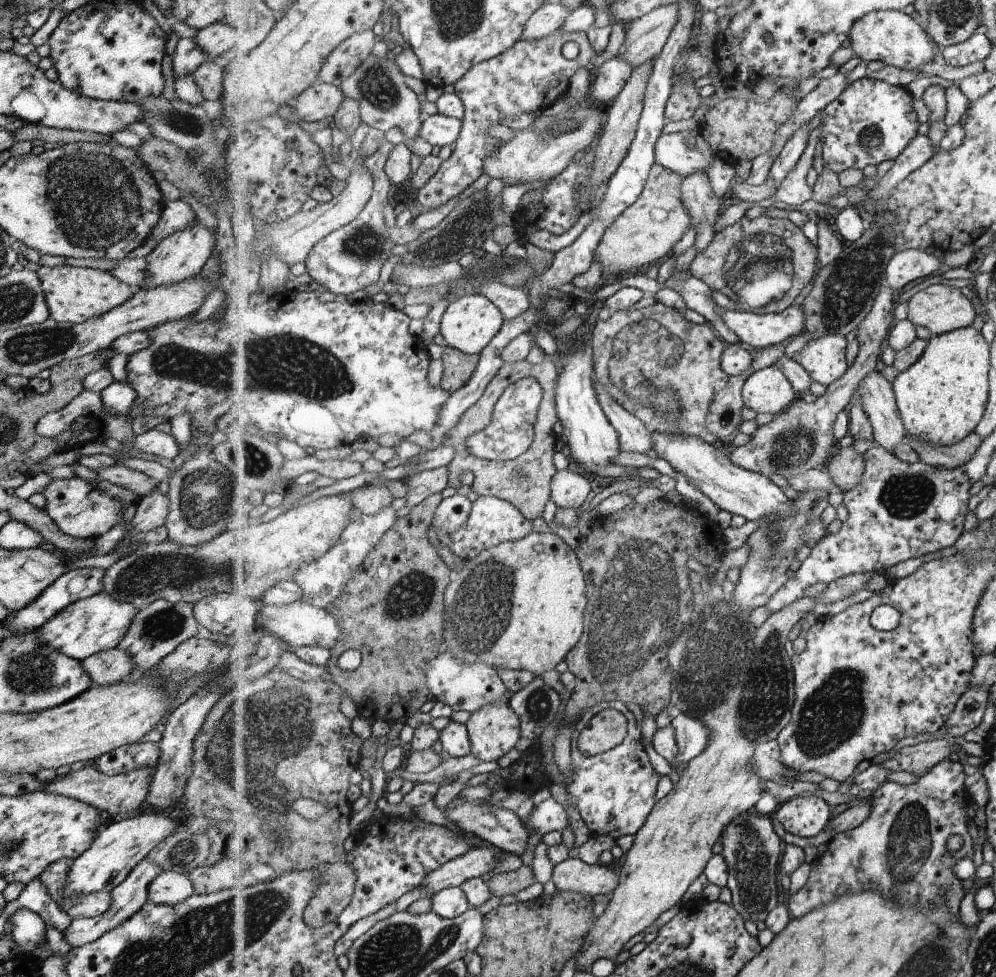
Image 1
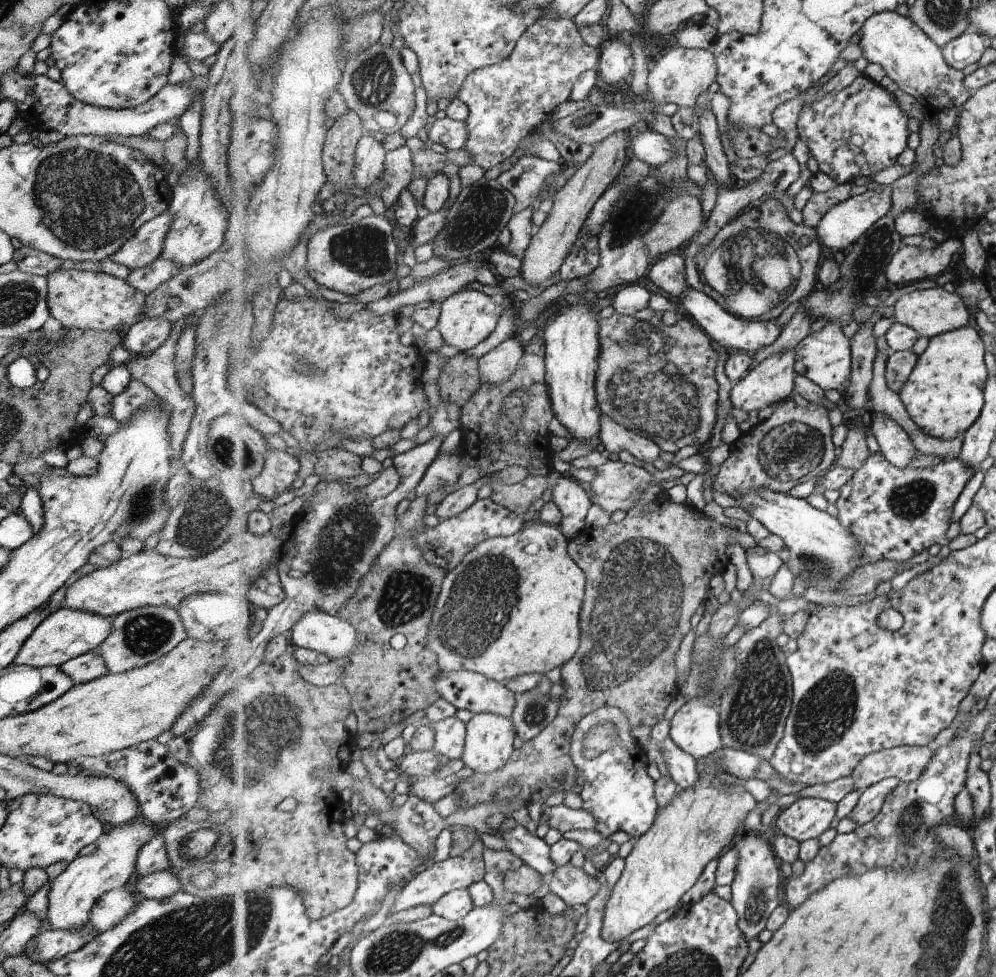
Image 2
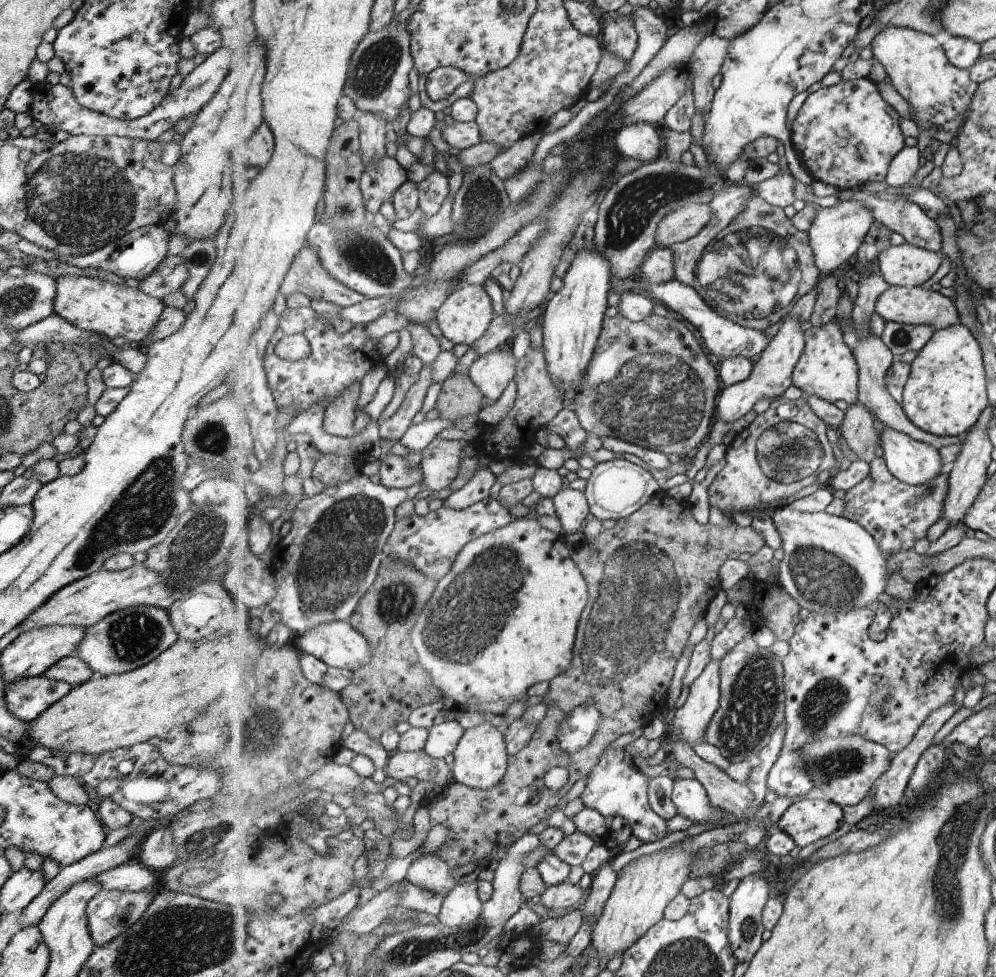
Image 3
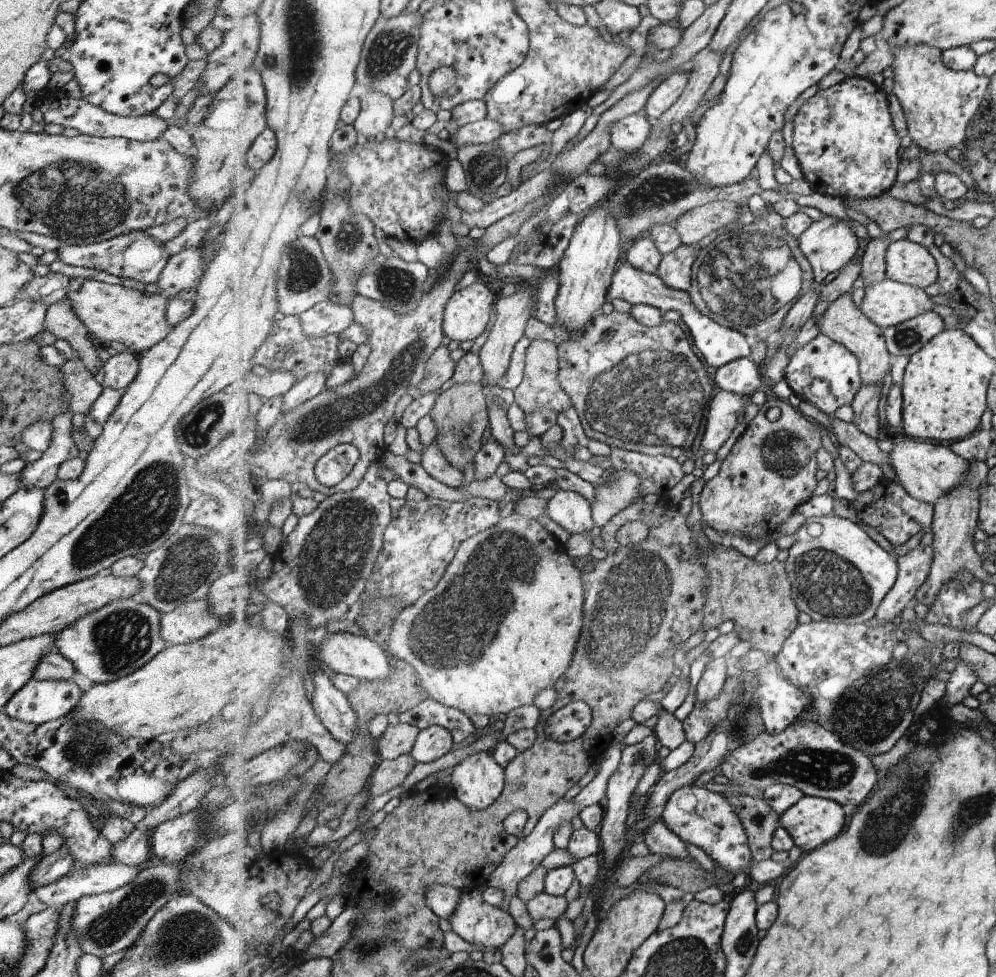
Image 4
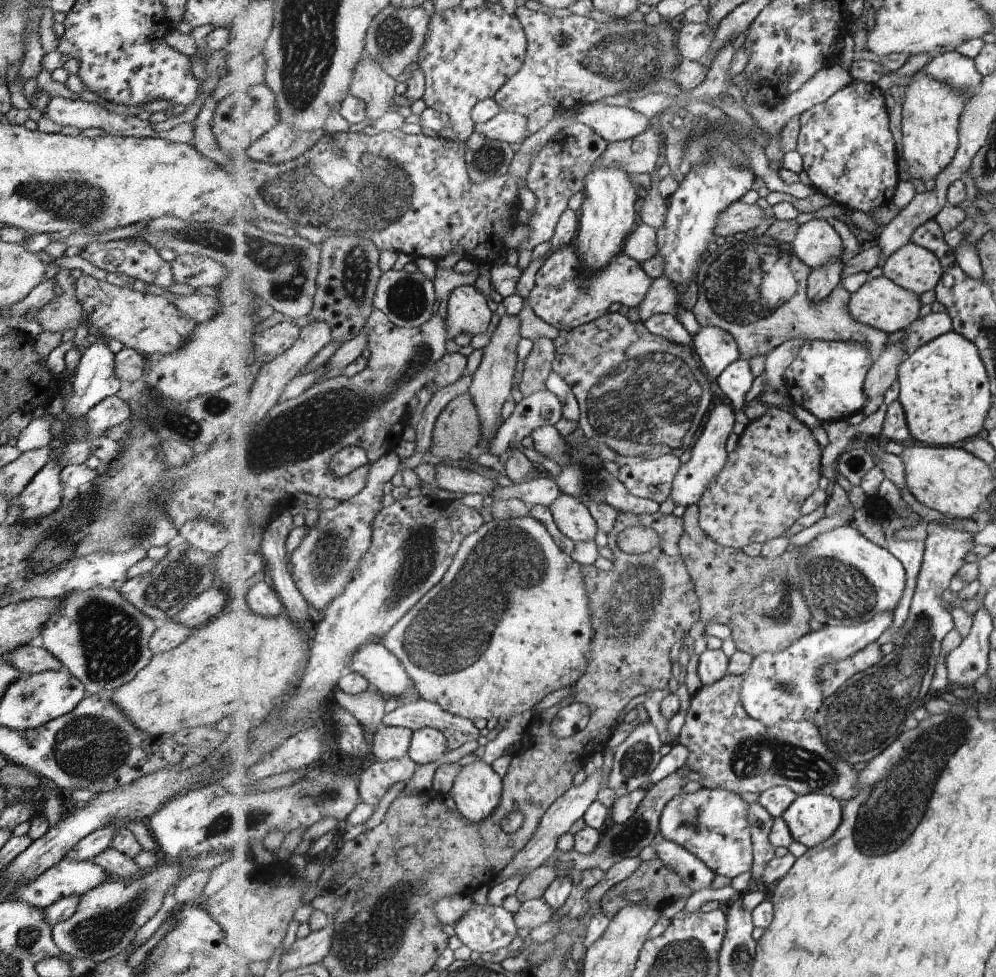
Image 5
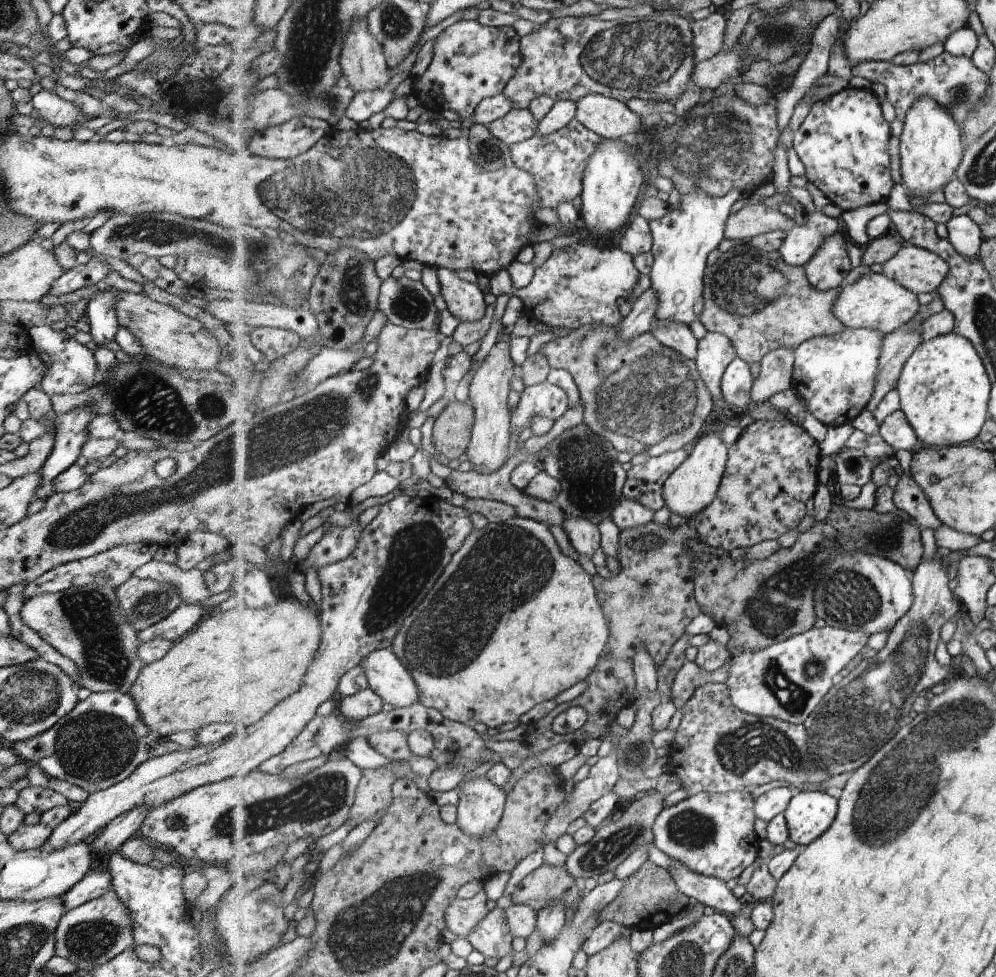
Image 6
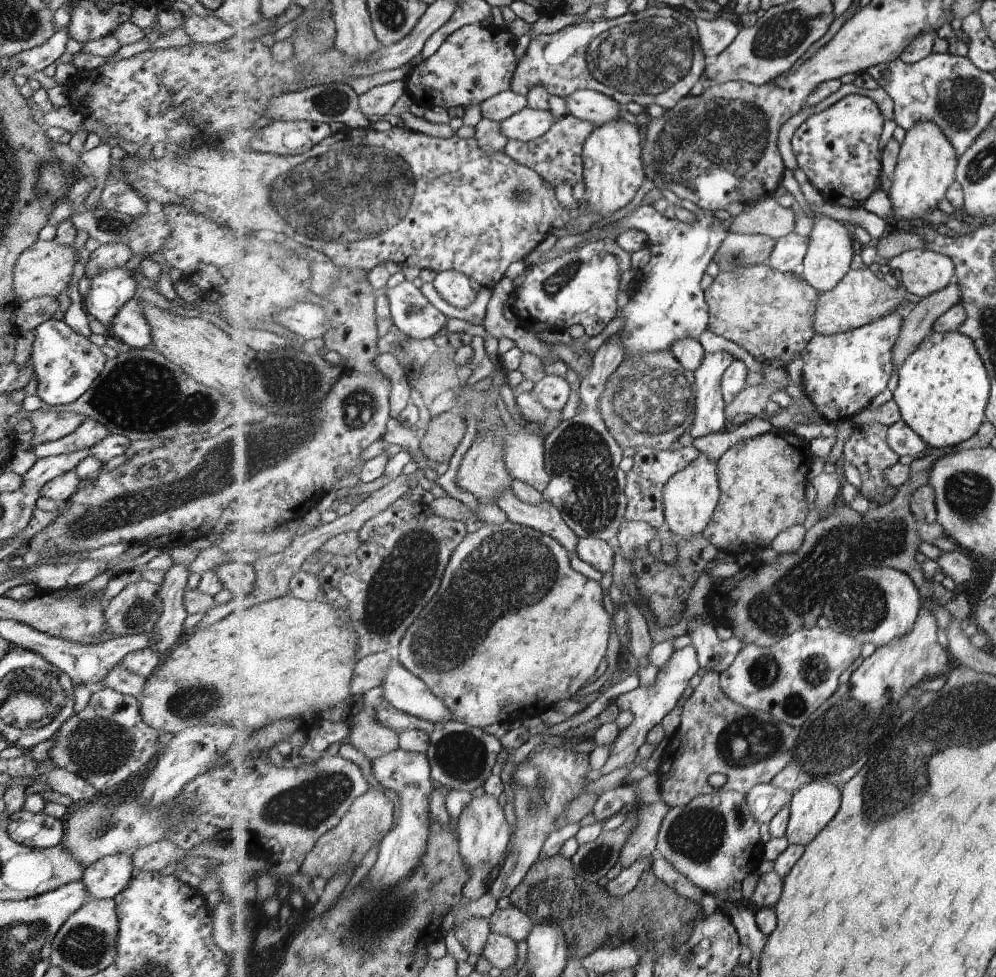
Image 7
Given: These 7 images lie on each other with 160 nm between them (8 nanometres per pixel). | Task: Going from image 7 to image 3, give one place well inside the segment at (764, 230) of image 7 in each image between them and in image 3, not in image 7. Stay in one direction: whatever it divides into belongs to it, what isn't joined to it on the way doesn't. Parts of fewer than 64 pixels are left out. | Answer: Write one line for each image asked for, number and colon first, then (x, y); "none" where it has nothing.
3: (679, 225)
4: (693, 226)
5: (740, 217)
6: (751, 220)

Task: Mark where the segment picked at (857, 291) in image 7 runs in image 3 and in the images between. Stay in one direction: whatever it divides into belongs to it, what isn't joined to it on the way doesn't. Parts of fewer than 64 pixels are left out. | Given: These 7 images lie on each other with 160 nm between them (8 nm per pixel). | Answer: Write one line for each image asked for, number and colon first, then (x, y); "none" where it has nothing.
3: (914, 305)
4: (888, 303)
5: (882, 303)
6: (875, 301)

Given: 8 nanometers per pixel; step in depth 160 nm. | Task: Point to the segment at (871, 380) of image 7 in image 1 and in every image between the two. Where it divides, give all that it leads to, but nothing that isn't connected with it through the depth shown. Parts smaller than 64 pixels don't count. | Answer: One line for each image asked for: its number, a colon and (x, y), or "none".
1: (824, 358)
2: (825, 357)
3: (828, 368)
4: (823, 372)
5: (828, 378)
6: (836, 375)

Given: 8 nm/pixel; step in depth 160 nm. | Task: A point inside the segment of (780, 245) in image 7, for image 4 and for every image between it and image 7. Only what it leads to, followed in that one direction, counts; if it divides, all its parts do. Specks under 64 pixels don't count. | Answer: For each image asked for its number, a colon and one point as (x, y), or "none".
4: (830, 243)
5: (818, 245)
6: (803, 241)

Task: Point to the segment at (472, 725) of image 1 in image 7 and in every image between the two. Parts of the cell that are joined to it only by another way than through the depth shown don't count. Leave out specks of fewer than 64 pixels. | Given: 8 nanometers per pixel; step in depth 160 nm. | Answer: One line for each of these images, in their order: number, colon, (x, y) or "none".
2: (489, 741)
3: (481, 760)
4: (478, 780)
5: (477, 791)
6: (481, 805)
7: (485, 829)

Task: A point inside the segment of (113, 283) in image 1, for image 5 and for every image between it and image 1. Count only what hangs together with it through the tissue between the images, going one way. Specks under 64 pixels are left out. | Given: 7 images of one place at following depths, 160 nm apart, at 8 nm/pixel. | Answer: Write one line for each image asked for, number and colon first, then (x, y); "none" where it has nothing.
2: (78, 300)
3: (108, 309)
4: (136, 319)
5: (145, 322)

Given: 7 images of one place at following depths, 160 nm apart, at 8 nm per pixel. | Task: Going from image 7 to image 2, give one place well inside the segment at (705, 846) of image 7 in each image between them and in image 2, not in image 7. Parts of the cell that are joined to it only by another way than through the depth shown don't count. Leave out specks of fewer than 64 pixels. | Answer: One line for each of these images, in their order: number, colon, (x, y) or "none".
2: (683, 768)
3: (690, 795)
4: (706, 819)
5: (713, 824)
6: (714, 833)

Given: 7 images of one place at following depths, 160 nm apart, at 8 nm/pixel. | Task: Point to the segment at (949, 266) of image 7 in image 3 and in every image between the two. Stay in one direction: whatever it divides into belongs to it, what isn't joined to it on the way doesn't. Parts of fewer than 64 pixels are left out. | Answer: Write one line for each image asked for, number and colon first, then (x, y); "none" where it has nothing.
3: (907, 265)
4: (908, 262)
5: (913, 266)
6: (920, 270)

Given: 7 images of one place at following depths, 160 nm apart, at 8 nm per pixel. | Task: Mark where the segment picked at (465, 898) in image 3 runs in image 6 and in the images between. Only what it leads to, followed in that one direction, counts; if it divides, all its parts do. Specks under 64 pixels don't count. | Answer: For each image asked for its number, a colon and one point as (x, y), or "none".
4: (475, 920)
5: (484, 928)
6: (492, 936)

